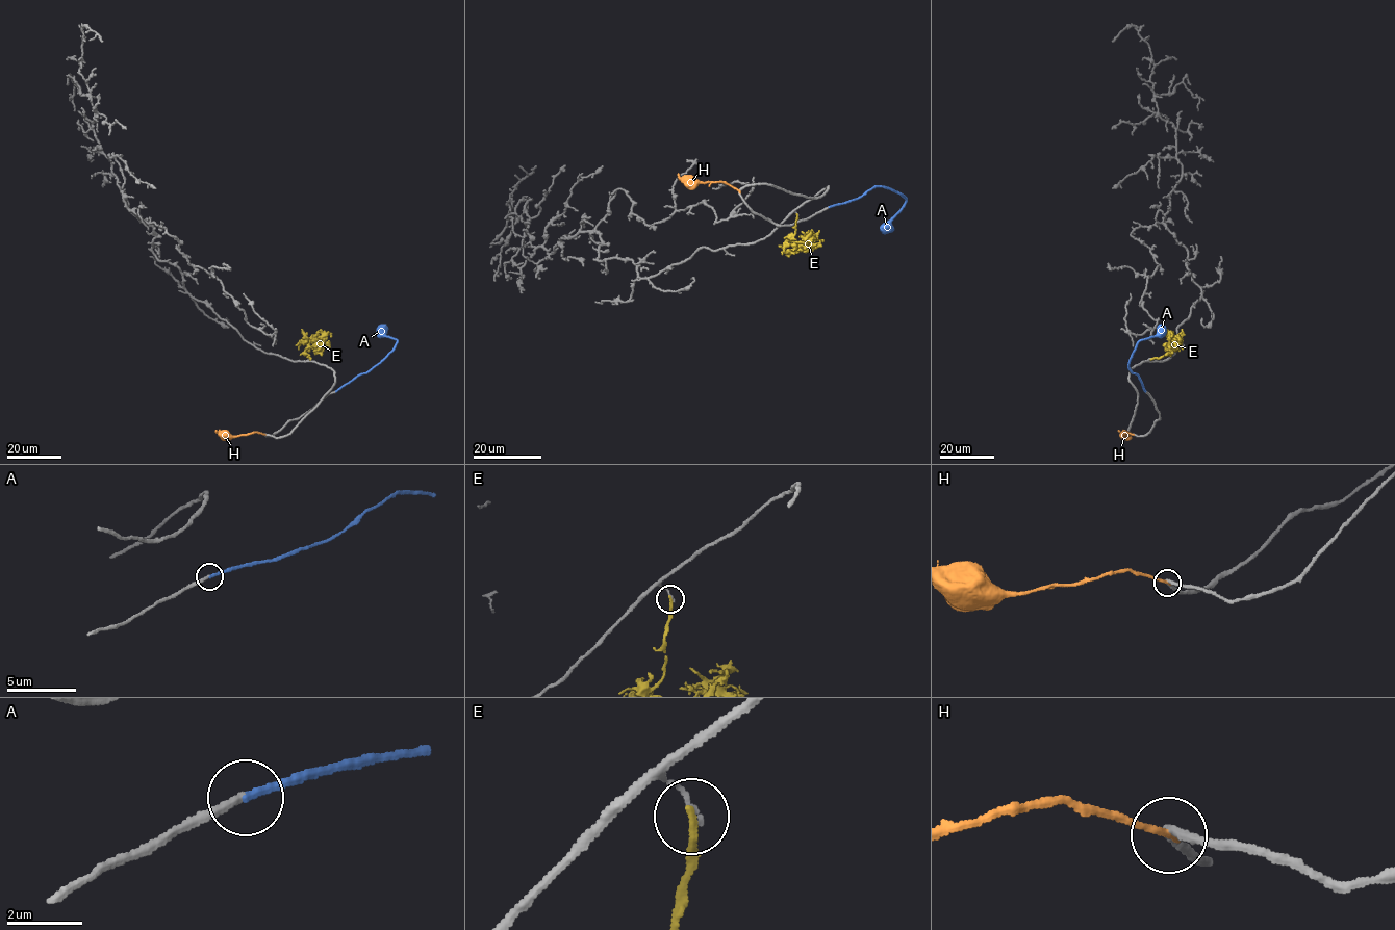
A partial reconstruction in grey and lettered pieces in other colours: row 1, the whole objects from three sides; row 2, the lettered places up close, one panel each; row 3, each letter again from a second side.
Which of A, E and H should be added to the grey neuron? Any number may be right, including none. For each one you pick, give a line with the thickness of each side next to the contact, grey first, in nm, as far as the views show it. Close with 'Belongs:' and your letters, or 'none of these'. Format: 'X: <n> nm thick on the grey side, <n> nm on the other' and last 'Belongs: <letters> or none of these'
A: 240 nm thick on the grey side, 200 nm on the other
Belongs: A

